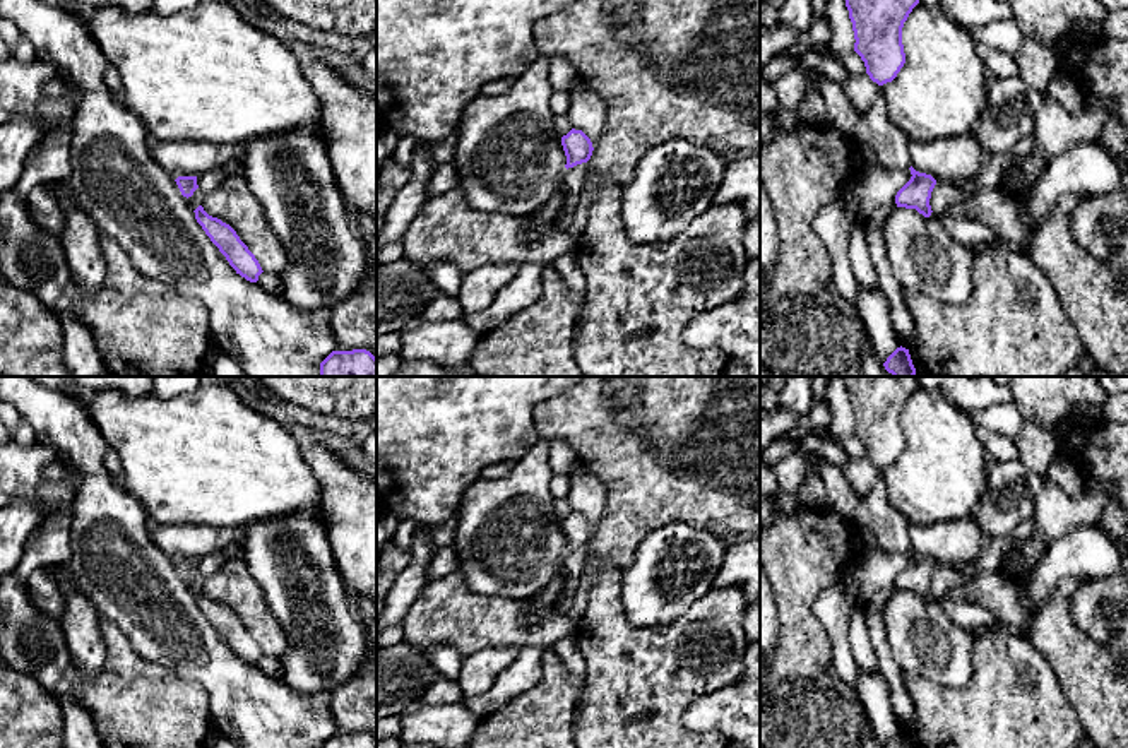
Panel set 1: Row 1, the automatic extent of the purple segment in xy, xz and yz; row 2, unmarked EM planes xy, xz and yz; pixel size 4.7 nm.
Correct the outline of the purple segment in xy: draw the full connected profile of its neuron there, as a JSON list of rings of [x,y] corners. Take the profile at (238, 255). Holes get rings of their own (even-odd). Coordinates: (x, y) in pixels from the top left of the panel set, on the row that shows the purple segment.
[[[199,205],[193,212],[197,223],[202,226],[211,241],[219,248],[219,252],[226,257],[236,274],[250,282],[257,282],[258,276],[264,270],[255,255],[240,240],[236,231],[221,219],[209,216],[202,205]]]

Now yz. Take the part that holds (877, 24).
[[[846,0],[854,51],[878,86],[892,82],[905,63],[902,27],[917,3],[919,0]]]

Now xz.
[[[575,128],[561,137],[561,145],[567,156],[567,169],[587,163],[594,151],[591,139],[582,130]]]

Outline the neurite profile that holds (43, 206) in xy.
[[[38,185],[27,193],[26,202],[33,223],[41,231],[60,240],[65,228],[65,216],[56,195],[48,187]]]

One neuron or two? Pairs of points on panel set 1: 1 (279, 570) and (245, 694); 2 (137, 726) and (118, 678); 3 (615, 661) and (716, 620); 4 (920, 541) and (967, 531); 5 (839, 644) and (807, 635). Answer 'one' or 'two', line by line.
1: two
2: one
3: one
4: one
5: two

